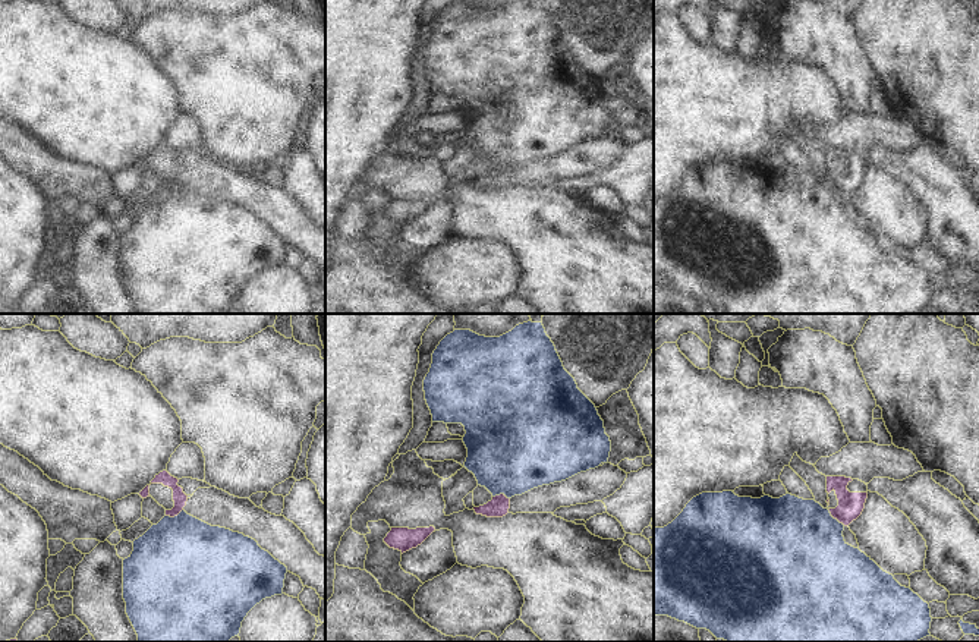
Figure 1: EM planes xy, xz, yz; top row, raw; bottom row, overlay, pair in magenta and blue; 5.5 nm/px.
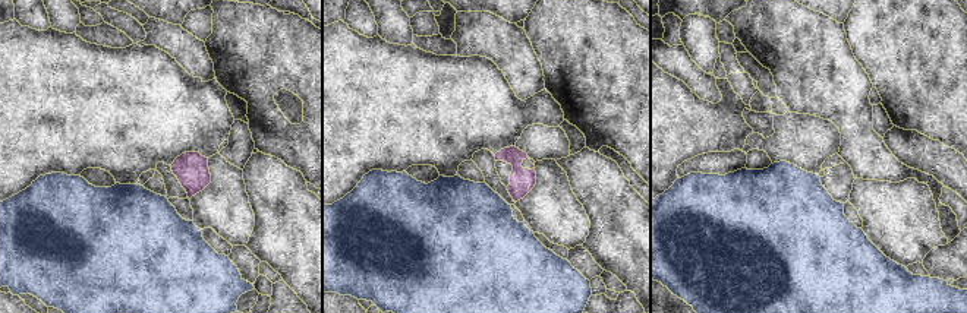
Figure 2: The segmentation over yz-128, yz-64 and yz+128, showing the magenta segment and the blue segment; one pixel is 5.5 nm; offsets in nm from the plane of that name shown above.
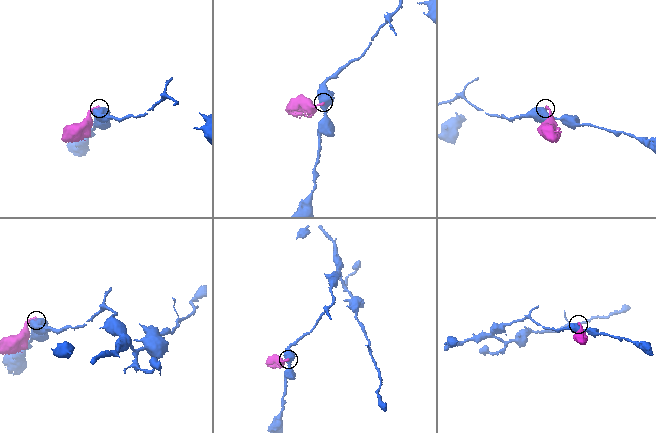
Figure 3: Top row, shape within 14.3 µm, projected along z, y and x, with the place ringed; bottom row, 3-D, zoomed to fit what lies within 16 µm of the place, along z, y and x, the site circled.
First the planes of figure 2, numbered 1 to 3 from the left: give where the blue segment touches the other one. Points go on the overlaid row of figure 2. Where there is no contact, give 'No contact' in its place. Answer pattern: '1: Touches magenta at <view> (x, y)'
1: No contact
2: No contact
3: No contact

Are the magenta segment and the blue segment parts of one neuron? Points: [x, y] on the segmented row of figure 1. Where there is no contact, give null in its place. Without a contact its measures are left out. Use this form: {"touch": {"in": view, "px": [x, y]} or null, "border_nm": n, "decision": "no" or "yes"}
{"touch": {"in": "yz", "px": [836, 518]}, "border_nm": 140, "decision": "no"}

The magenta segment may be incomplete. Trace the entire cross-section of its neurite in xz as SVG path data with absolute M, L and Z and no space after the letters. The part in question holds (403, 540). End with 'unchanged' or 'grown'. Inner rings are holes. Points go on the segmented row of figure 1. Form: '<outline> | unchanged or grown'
M434 526L429 528L391 528L391 531L384 538L384 542L402 554L421 545L432 532Z | unchanged

